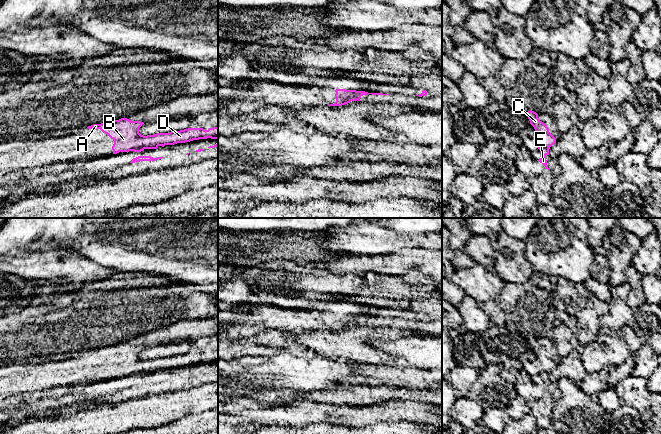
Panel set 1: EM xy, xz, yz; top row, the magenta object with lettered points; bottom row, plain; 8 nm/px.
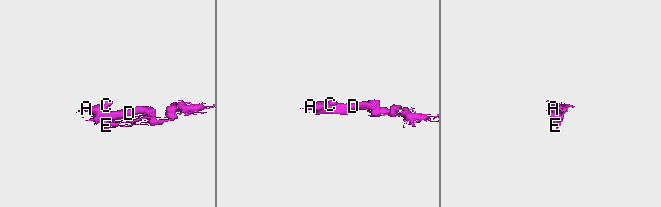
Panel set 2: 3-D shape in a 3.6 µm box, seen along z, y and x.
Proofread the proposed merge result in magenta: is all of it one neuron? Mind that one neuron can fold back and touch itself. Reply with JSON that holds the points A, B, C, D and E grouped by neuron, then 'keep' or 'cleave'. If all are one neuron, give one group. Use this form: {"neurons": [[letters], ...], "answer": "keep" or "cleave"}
{"neurons": [["A", "B", "C", "D"], ["E"]], "answer": "cleave"}

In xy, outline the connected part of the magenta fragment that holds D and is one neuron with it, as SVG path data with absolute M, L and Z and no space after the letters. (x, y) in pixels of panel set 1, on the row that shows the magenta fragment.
M121 118L112 122L93 124L88 129L100 129L114 140L112 146L113 154L132 151L134 149L148 149L155 146L174 145L185 143L199 138L212 138L218 135L218 127L209 128L188 128L169 133L157 133L154 135L141 135L139 128L143 125L140 121L131 121Z

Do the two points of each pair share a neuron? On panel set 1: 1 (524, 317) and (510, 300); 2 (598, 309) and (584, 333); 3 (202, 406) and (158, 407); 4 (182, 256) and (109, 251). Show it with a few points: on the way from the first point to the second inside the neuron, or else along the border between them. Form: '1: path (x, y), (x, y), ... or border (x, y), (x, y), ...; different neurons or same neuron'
1: path (523, 313), (514, 304); same neuron
2: path (592, 315), (585, 322), (585, 327); same neuron
3: path (191, 406), (169, 406); same neuron
4: path (164, 252), (127, 251); same neuron

